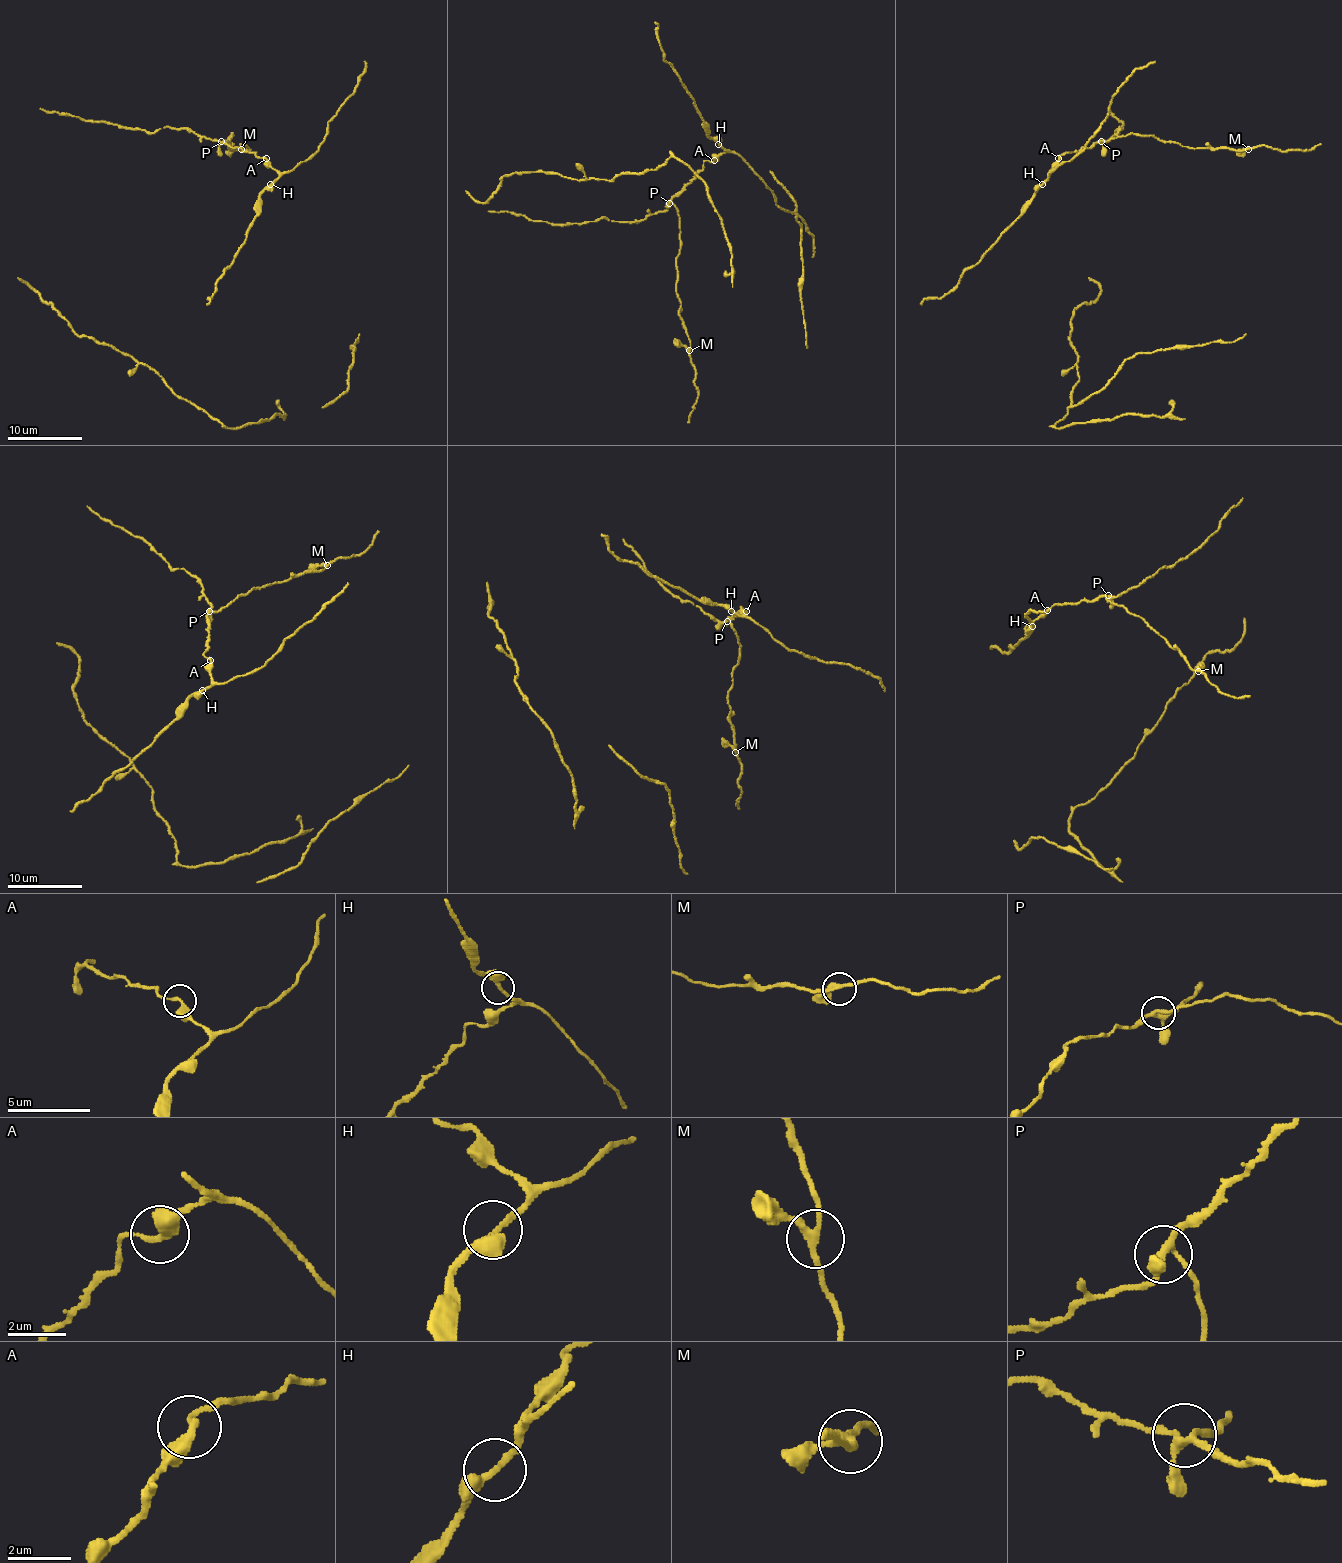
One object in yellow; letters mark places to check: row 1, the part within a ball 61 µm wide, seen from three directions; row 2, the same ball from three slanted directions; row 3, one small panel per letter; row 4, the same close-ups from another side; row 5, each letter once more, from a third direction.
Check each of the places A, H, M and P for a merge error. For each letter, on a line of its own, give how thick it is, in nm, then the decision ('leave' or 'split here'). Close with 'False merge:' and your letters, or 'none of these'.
A: 320 nm thick; leave
H: 300 nm thick; leave
M: 240 nm thick; leave
P: 240 nm thick; leave
False merge: none of these

